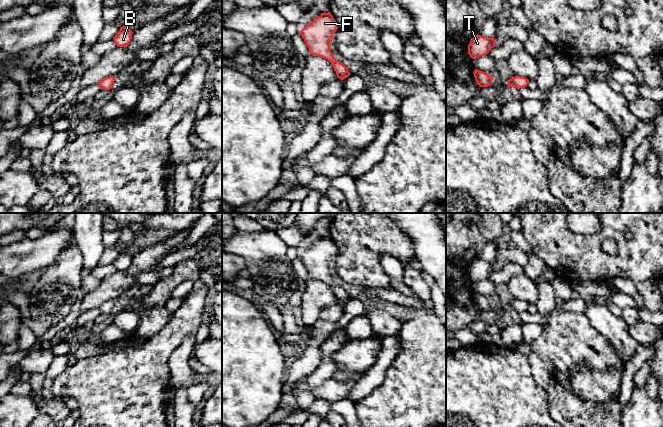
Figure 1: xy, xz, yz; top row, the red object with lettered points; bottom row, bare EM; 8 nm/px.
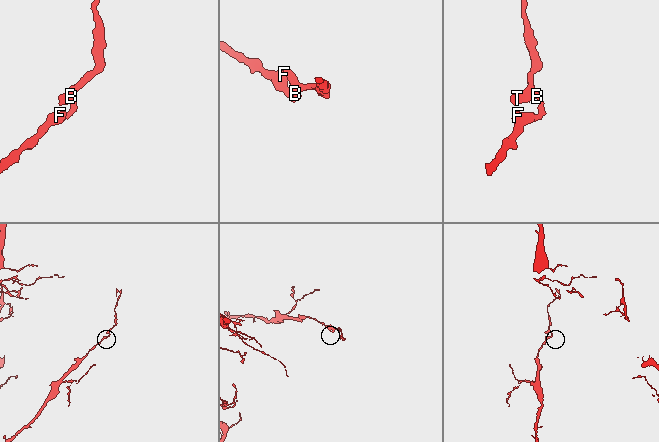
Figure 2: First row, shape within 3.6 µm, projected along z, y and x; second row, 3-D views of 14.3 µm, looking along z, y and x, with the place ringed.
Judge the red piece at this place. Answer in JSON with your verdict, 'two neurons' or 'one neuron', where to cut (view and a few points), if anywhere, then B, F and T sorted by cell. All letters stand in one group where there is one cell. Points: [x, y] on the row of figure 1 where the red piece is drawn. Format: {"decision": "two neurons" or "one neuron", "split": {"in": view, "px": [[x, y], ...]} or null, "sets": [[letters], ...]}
{"decision": "one neuron", "split": null, "sets": [["B", "F", "T"]]}

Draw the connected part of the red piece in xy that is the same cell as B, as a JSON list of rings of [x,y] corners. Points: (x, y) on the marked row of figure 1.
[[[123,26],[114,37],[114,42],[117,47],[127,47],[131,42],[133,32],[127,27]]]

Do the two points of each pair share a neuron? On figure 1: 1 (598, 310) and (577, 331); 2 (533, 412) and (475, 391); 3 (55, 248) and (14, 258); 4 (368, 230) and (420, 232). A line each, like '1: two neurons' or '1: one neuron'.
1: two neurons
2: one neuron
3: one neuron
4: two neurons

